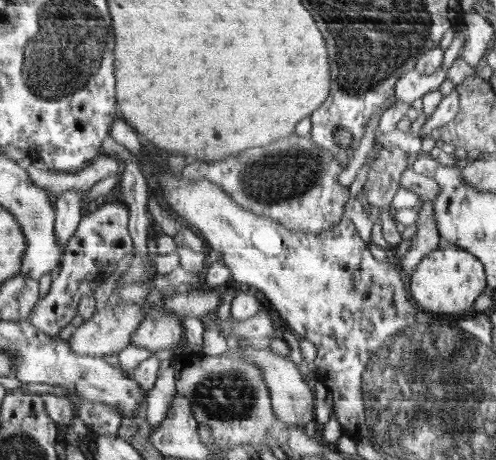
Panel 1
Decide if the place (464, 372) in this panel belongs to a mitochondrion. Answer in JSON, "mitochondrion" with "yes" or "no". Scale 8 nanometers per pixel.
{"mitochondrion":"yes"}

